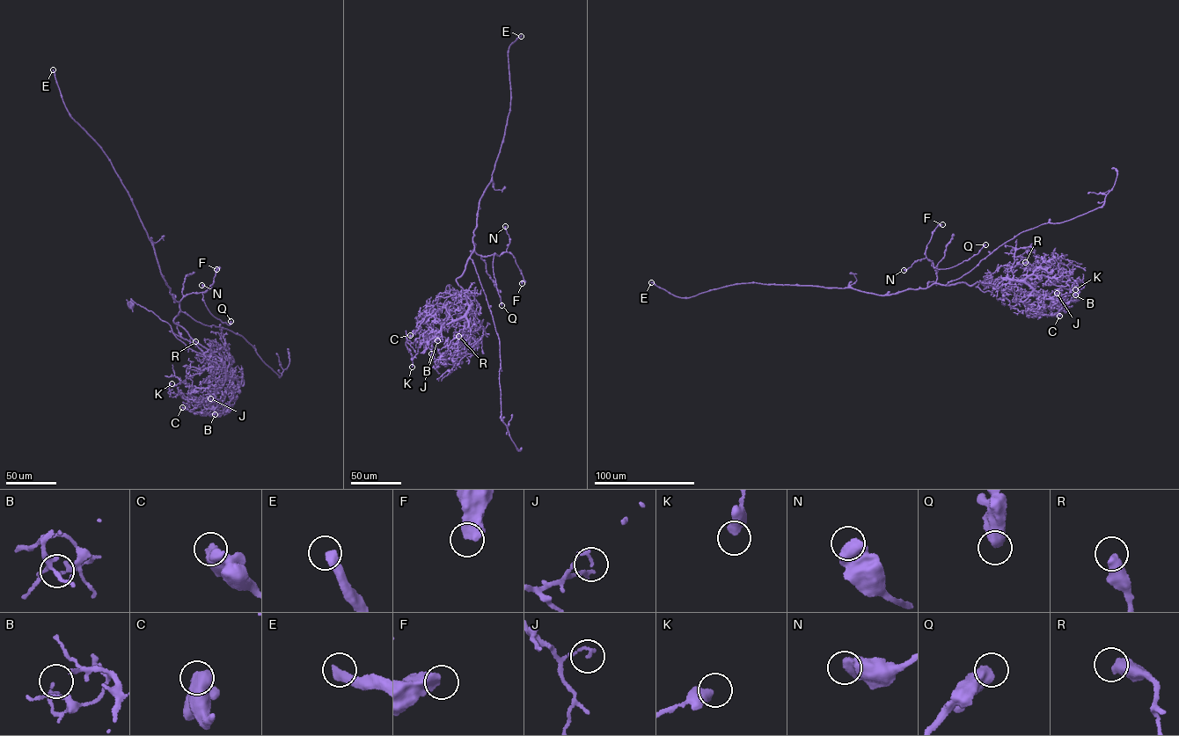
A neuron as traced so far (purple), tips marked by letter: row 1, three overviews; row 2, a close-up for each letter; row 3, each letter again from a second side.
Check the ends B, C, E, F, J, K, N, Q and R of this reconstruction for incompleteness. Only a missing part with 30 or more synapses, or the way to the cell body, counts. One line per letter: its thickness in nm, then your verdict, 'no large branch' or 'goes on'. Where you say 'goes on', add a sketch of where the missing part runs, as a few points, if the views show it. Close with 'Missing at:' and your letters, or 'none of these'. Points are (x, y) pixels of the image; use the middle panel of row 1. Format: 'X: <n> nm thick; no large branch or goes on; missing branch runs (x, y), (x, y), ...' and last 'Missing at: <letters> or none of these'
B: 190 nm thick; no large branch
C: 550 nm thick; no large branch
E: 380 nm thick; goes on
F: 600 nm thick; no large branch
J: 130 nm thick; no large branch
K: 480 nm thick; no large branch
N: 700 nm thick; no large branch
Q: 550 nm thick; no large branch
R: 500 nm thick; no large branch
Missing at: E

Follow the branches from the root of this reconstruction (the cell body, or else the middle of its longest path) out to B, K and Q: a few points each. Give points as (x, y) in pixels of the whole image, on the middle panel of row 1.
B: (428, 305), (435, 303), (450, 285), (471, 302), (468, 326), (462, 335), (441, 360), (431, 353)
K: (428, 305), (435, 303), (450, 285), (471, 302), (466, 314), (437, 333), (413, 343), (406, 337), (412, 367)
Q: (428, 305), (450, 285), (472, 303), (456, 279), (474, 251), (498, 255), (493, 270), (501, 305)

